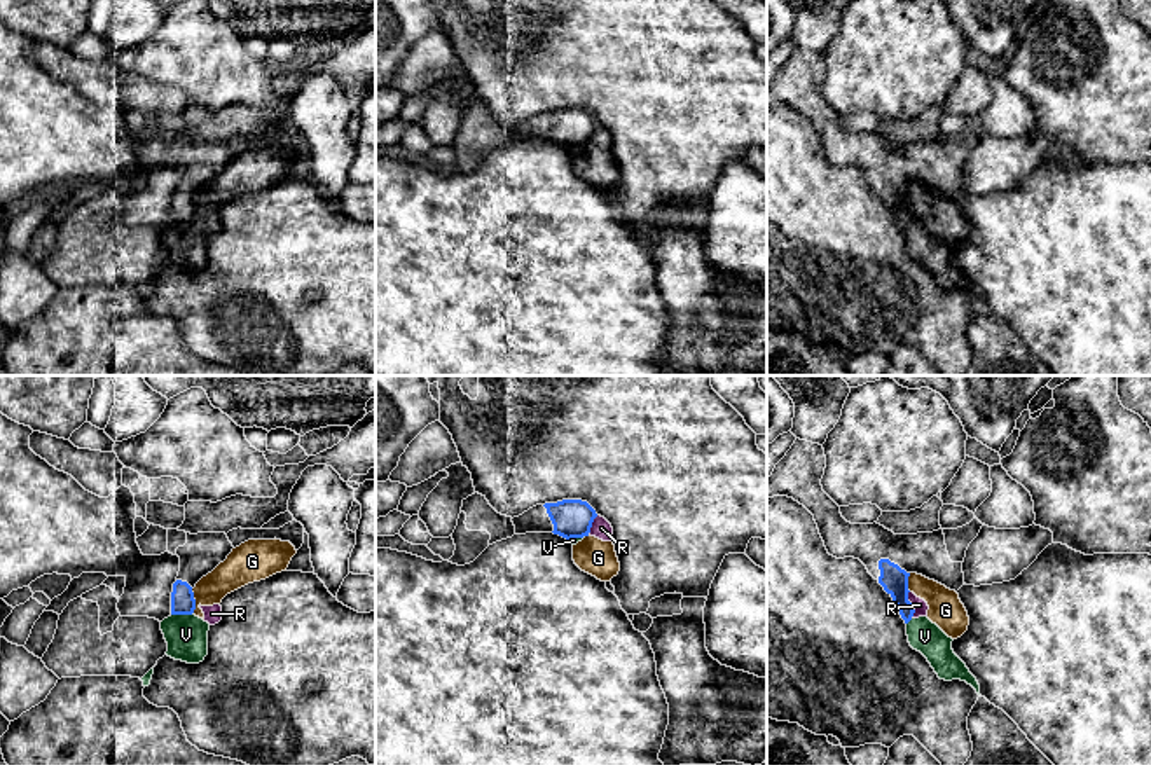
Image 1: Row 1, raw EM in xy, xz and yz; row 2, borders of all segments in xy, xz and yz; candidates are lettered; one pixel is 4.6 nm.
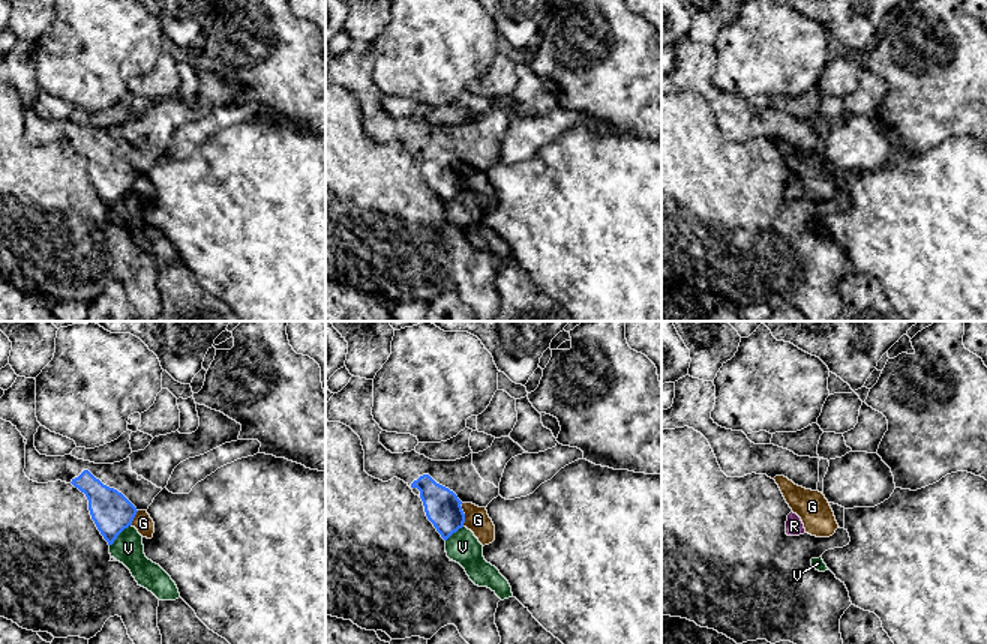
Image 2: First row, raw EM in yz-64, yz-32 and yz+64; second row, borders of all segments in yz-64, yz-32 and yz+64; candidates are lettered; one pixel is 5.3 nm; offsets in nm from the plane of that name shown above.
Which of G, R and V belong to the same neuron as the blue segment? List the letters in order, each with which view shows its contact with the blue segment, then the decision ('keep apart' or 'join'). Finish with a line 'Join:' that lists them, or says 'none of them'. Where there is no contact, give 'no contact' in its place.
G: xy | keep apart
R: yz | keep apart
V: xy | keep apart
Join: none of them

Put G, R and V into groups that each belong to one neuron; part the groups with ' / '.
G R V

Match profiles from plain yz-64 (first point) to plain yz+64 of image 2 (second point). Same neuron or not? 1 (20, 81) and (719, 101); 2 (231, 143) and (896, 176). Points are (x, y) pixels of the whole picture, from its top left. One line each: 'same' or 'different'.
1: same
2: same

